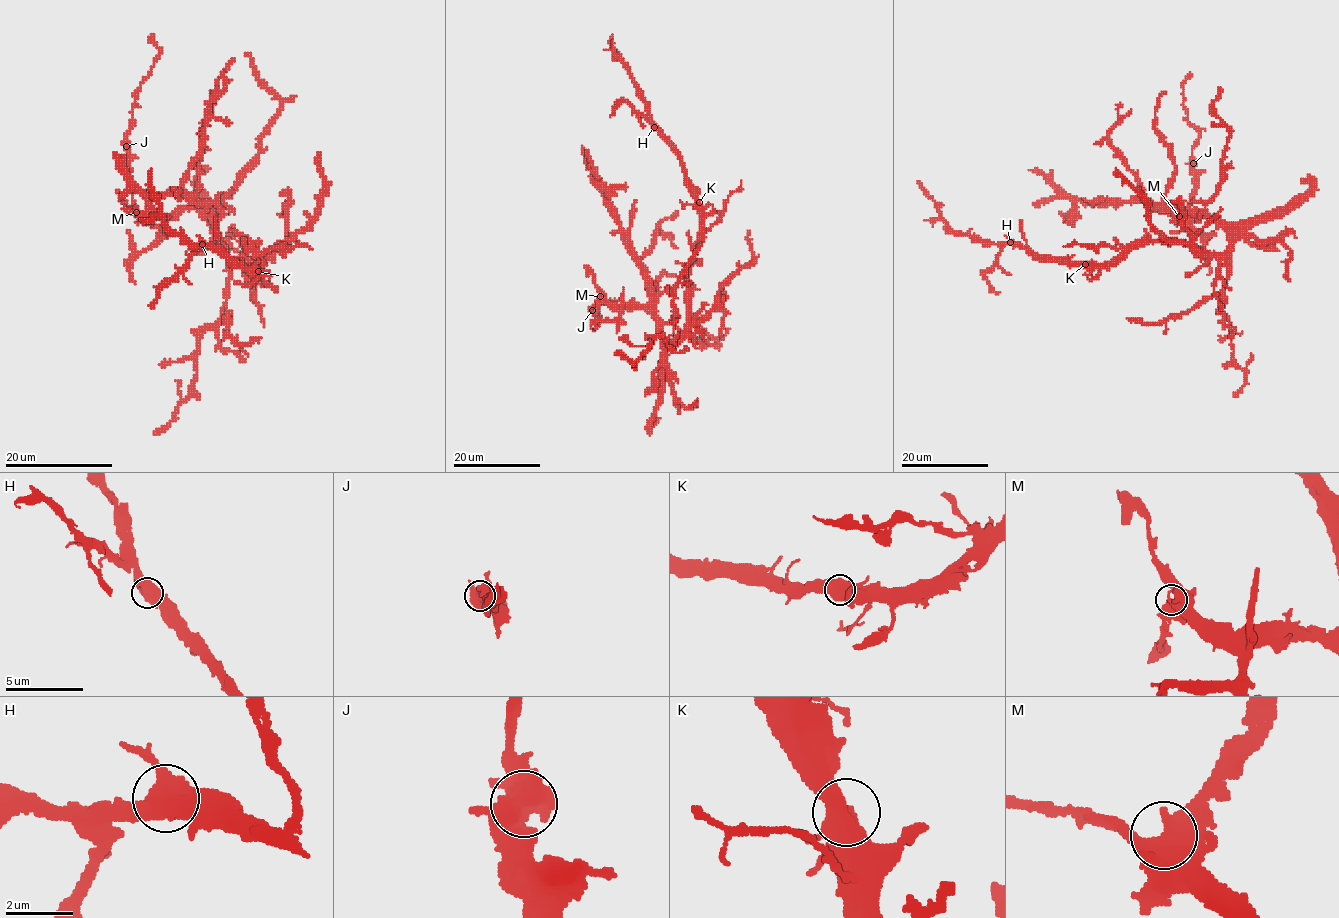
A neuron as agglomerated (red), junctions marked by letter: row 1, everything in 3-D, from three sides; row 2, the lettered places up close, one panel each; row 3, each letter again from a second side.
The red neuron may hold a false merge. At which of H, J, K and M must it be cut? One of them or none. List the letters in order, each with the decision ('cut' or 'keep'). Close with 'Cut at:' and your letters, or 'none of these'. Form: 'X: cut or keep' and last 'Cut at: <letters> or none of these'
H: keep
J: keep
K: keep
M: keep
Cut at: none of these

